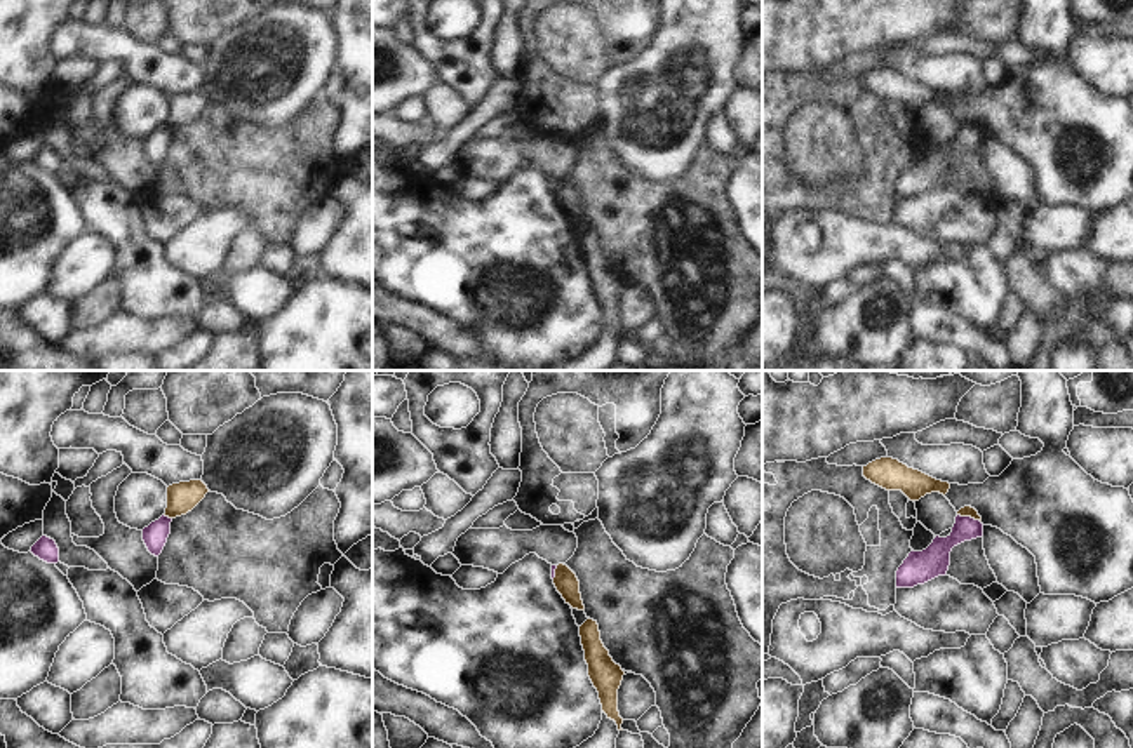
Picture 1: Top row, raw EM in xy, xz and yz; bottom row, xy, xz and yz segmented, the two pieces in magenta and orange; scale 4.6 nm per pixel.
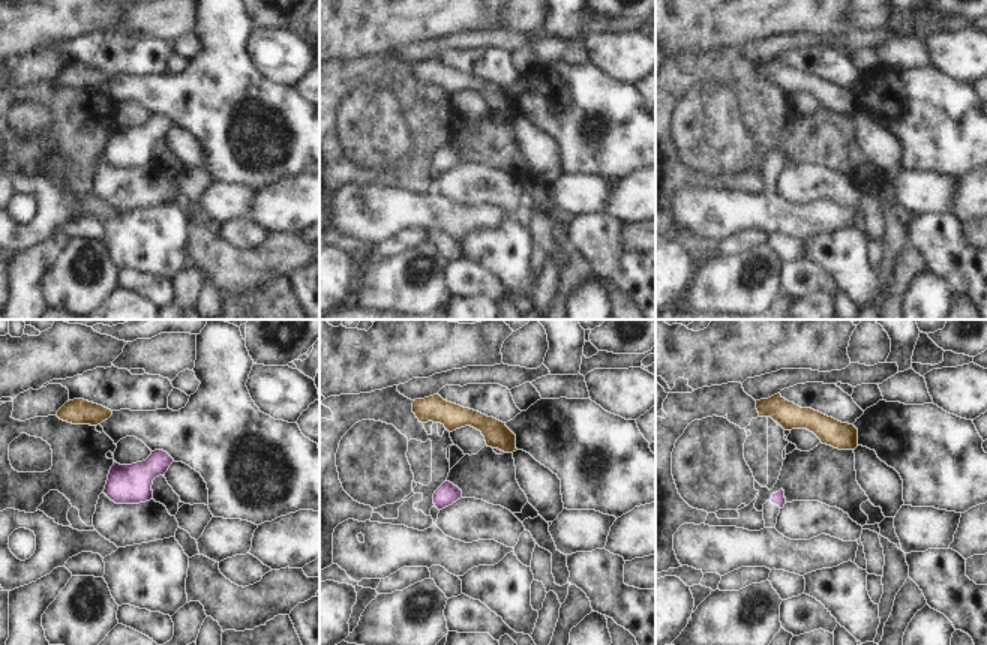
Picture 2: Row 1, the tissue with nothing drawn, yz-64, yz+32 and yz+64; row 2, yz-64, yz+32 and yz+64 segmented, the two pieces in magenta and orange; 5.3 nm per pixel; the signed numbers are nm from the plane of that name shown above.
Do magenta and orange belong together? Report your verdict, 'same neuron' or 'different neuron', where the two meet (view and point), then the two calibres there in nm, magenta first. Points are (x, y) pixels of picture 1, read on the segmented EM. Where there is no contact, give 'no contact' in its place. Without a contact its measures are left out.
different neuron | yz (970, 517) | 140/50 nm

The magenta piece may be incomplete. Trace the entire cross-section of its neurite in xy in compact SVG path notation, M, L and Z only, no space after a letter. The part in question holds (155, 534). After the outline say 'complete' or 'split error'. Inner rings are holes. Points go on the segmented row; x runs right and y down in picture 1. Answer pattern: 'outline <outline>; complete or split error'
outline M162 515L143 529L143 541L151 555L158 557L162 553L171 534L171 522L172 518Z; complete

